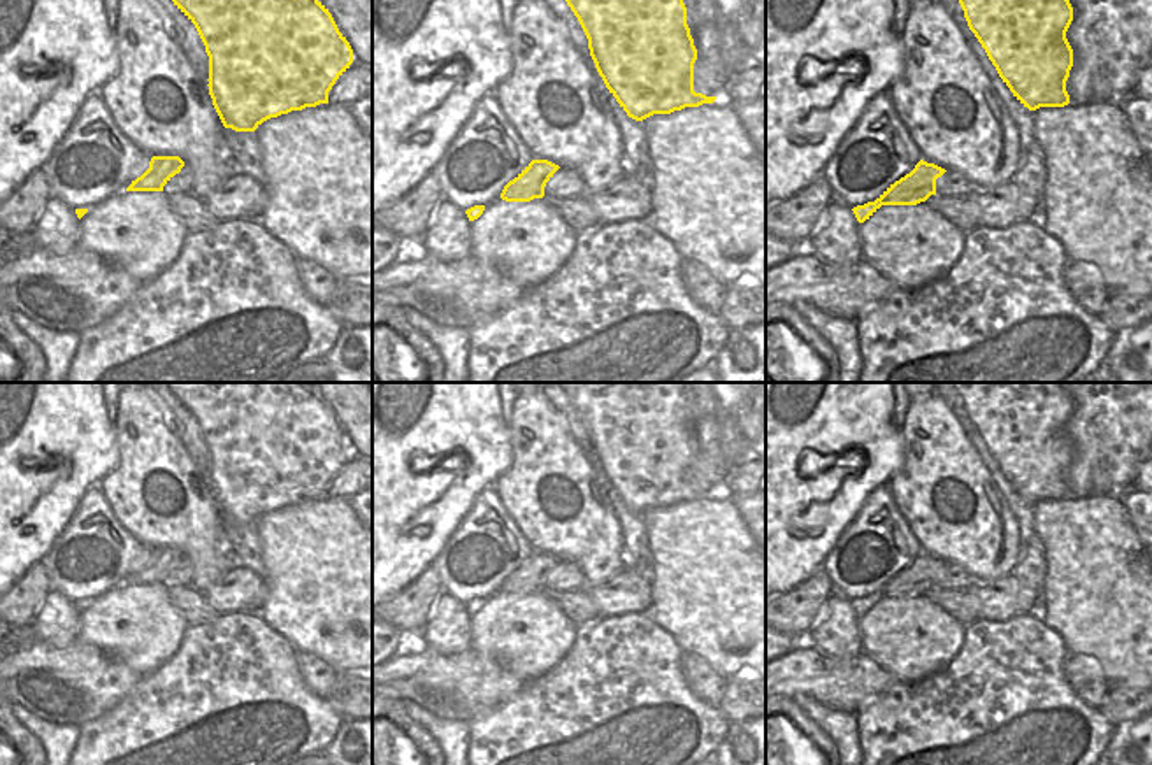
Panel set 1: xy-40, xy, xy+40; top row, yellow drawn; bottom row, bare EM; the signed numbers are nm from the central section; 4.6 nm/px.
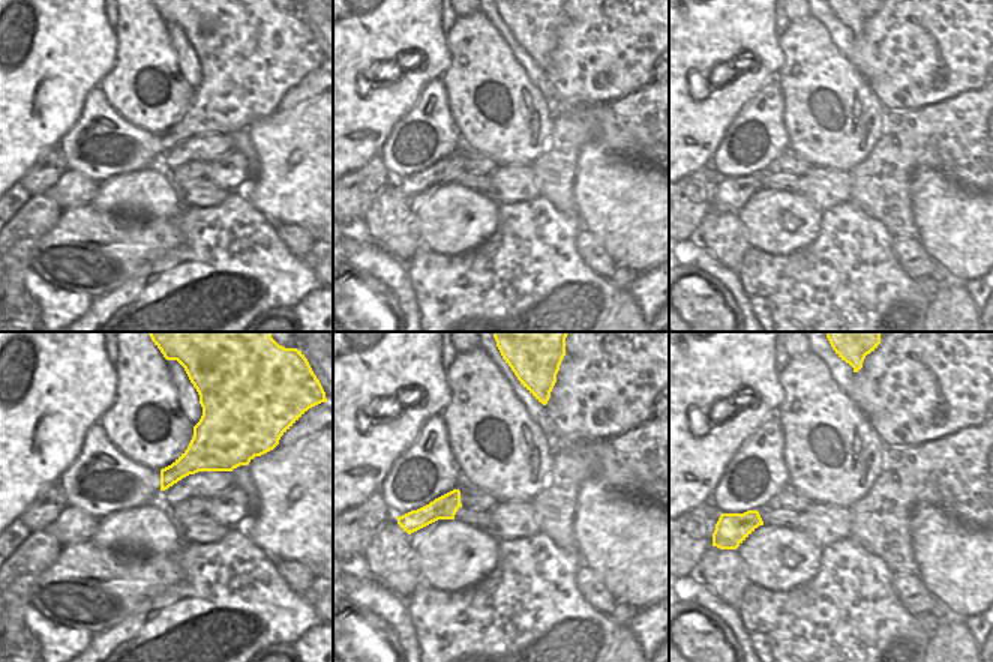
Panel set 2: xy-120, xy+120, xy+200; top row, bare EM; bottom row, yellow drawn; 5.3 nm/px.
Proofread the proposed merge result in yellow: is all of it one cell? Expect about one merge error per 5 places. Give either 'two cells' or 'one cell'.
one cell

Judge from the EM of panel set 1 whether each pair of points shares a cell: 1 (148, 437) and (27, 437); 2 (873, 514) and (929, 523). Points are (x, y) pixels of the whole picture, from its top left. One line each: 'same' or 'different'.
1: different
2: different

